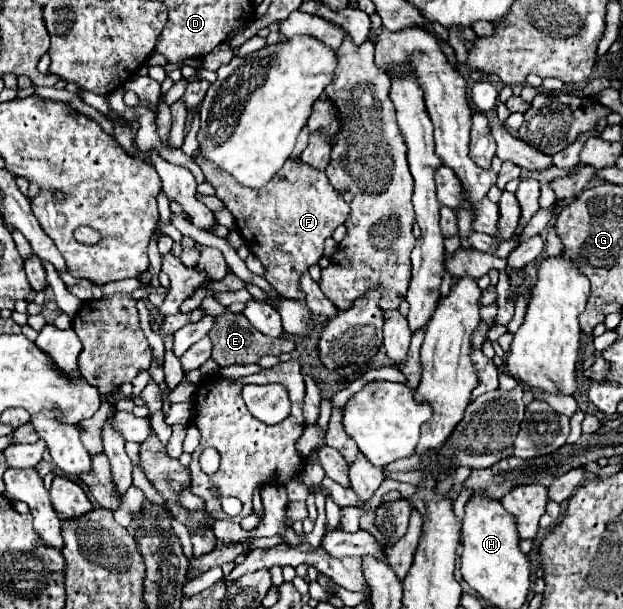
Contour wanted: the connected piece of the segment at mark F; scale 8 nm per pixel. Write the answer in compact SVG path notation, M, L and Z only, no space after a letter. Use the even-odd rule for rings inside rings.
M200 151L194 153L192 159L200 165L206 181L216 189L216 195L224 201L226 209L236 217L236 227L244 239L244 245L266 267L266 281L288 299L304 299L304 293L298 289L300 273L318 263L324 241L332 237L334 229L350 215L348 203L330 185L326 173L300 163L300 159L294 157L284 163L268 185L262 189L248 189L236 183L236 179L224 169L204 159Z

